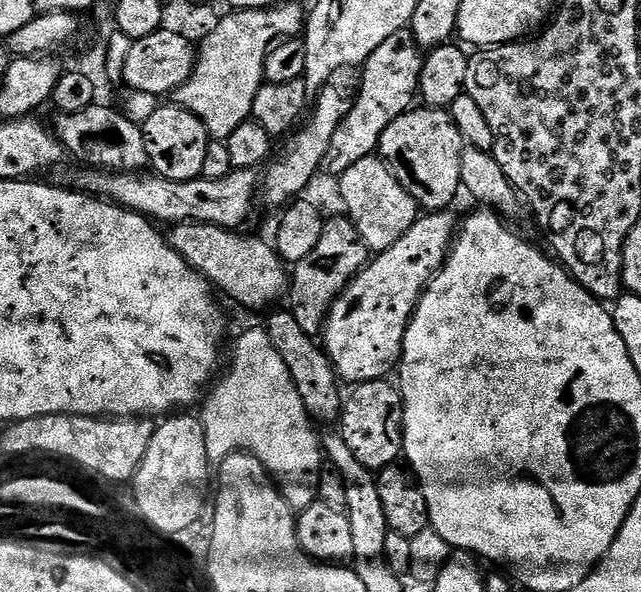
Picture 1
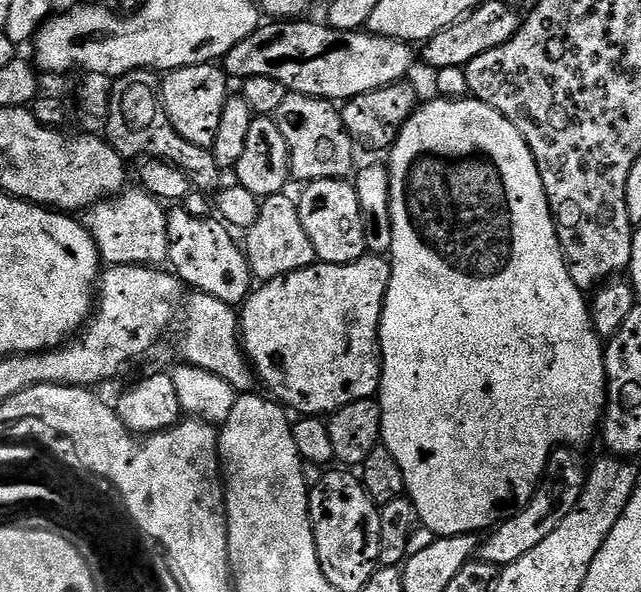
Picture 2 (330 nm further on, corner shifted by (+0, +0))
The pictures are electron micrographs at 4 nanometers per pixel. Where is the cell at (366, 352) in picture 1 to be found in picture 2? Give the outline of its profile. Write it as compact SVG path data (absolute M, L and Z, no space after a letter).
M365 254L360 260L349 264L317 262L308 268L286 274L282 278L274 278L261 283L242 305L242 311L239 313L240 338L244 346L244 354L248 357L249 364L255 369L259 383L268 387L267 395L283 405L285 409L291 410L293 413L296 411L296 414L300 416L319 416L321 418L327 418L332 413L342 410L342 406L350 406L350 402L373 399L380 390L380 315L384 309L384 299L388 293L391 277L392 266L385 257Z

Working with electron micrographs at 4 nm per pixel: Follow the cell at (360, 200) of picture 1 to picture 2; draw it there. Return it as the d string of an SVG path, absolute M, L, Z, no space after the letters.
M314 180L298 196L302 227L314 246L321 264L349 264L366 254L366 238L362 235L362 206L358 206L355 183L343 180Z

